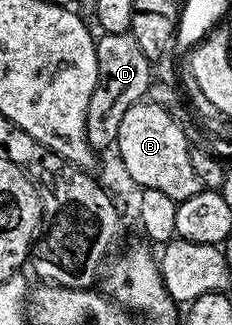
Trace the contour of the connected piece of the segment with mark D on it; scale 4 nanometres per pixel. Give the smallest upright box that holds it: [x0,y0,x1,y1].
[86,34,152,152]

